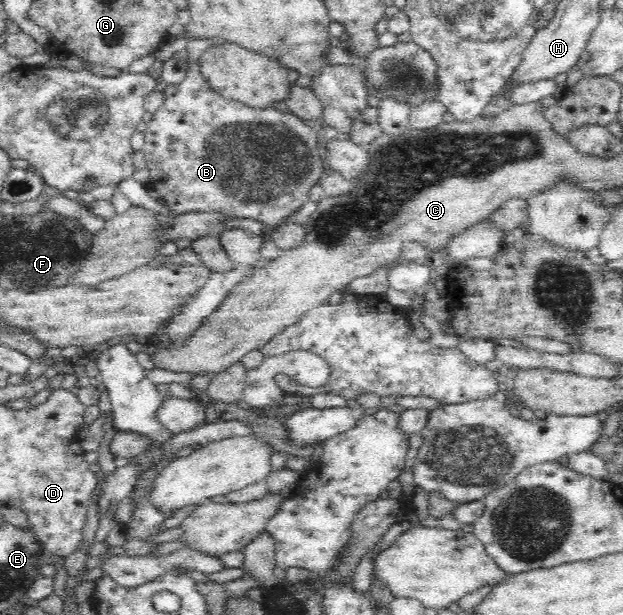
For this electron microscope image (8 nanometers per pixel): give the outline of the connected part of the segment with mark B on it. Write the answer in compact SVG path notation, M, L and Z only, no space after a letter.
M200 58L188 63L187 75L185 81L179 85L167 86L163 91L165 101L159 110L154 114L153 119L148 123L148 129L145 134L145 144L142 147L142 153L145 155L147 168L151 172L149 184L158 189L167 202L168 207L180 214L191 212L205 213L220 211L238 217L250 217L257 219L269 227L280 226L288 223L287 219L291 217L301 206L309 201L309 191L320 184L321 178L325 175L323 169L323 158L318 150L318 133L312 127L306 125L304 120L296 117L294 114L277 109L254 109L238 103L238 101L225 98L217 93L208 82L208 79L201 71Z

